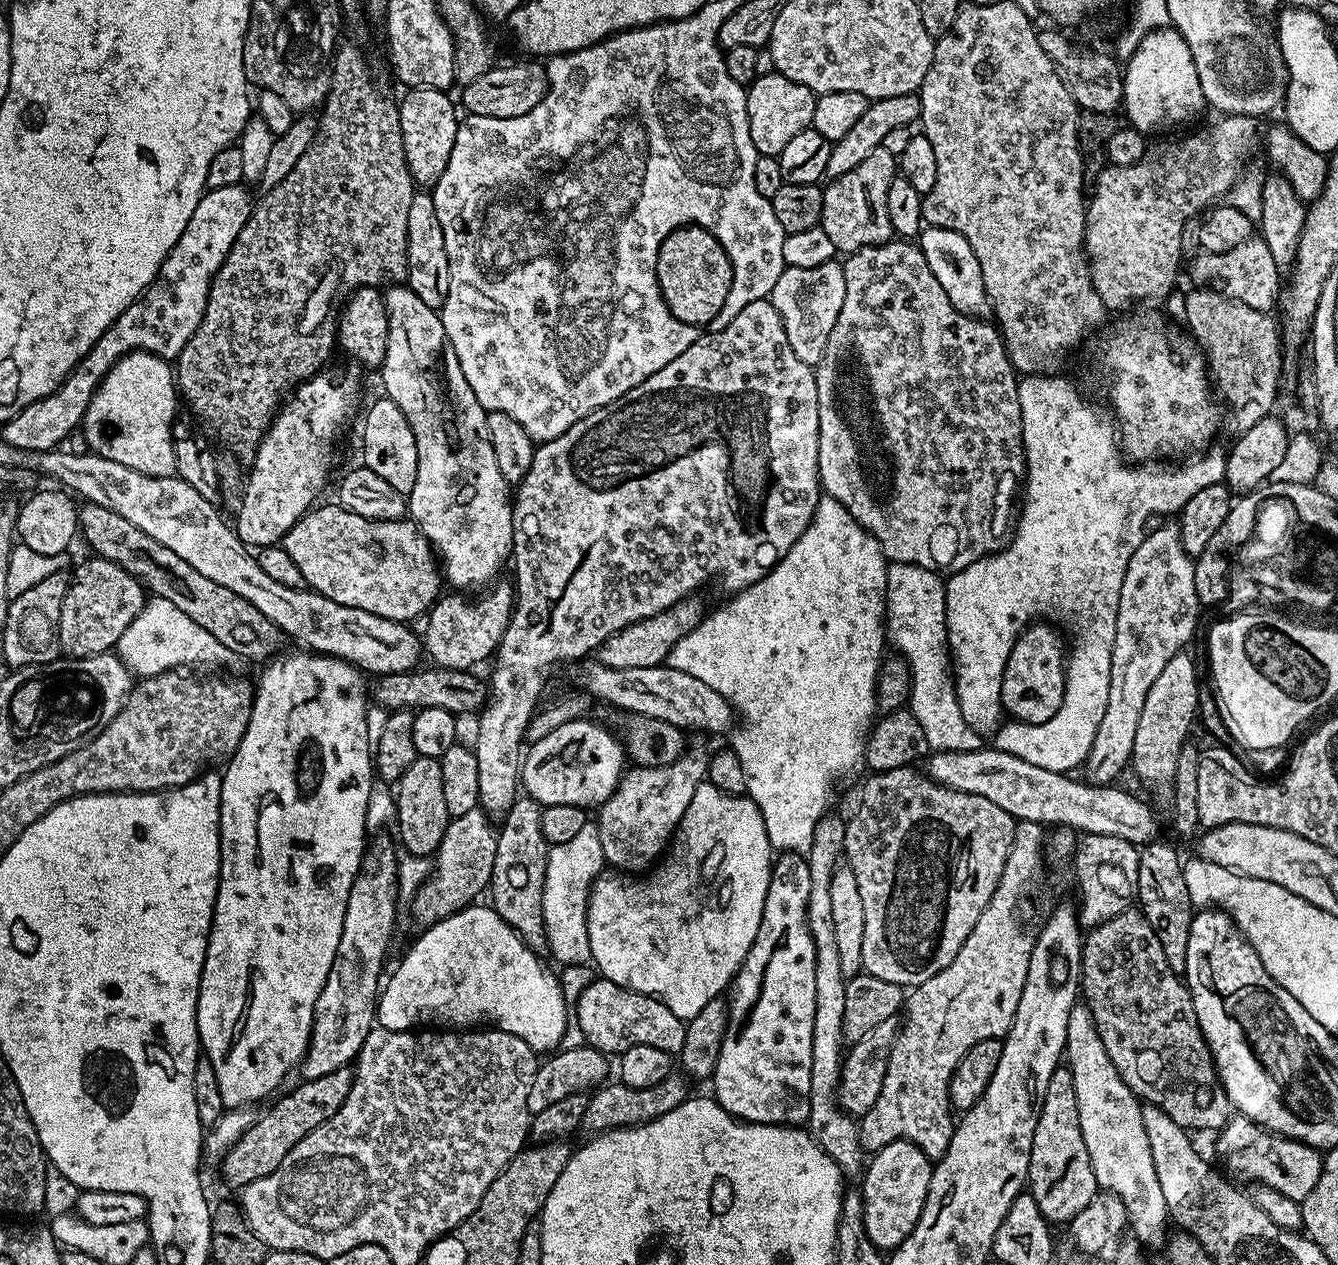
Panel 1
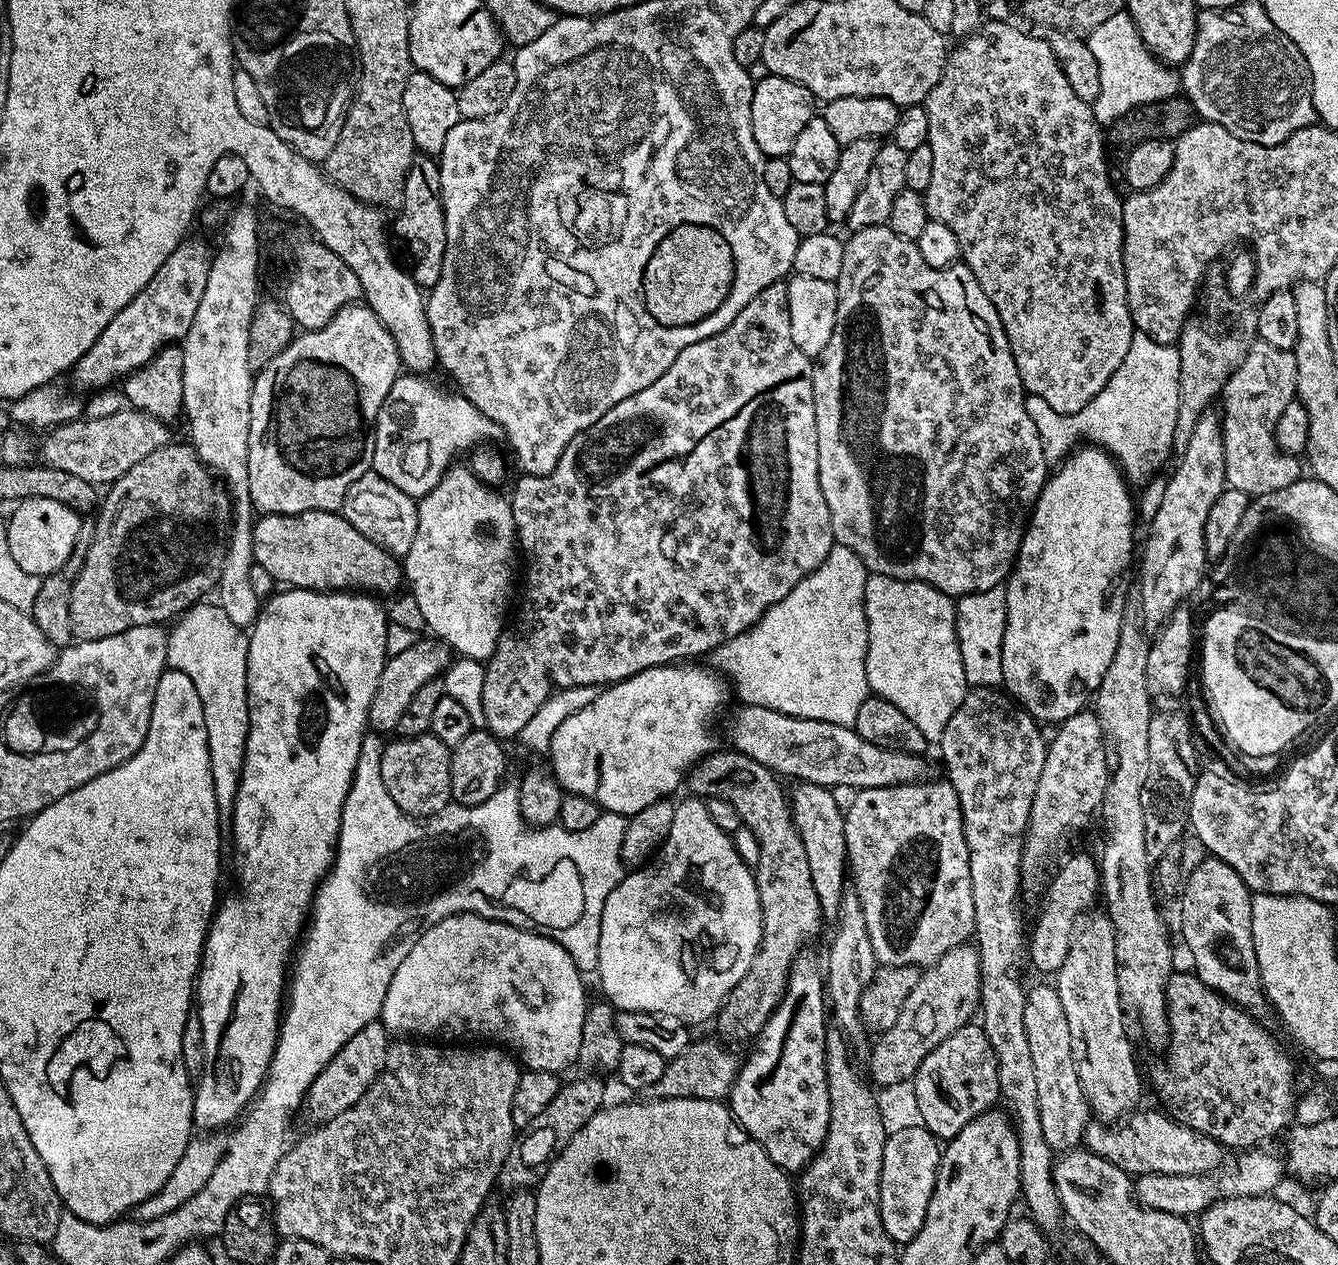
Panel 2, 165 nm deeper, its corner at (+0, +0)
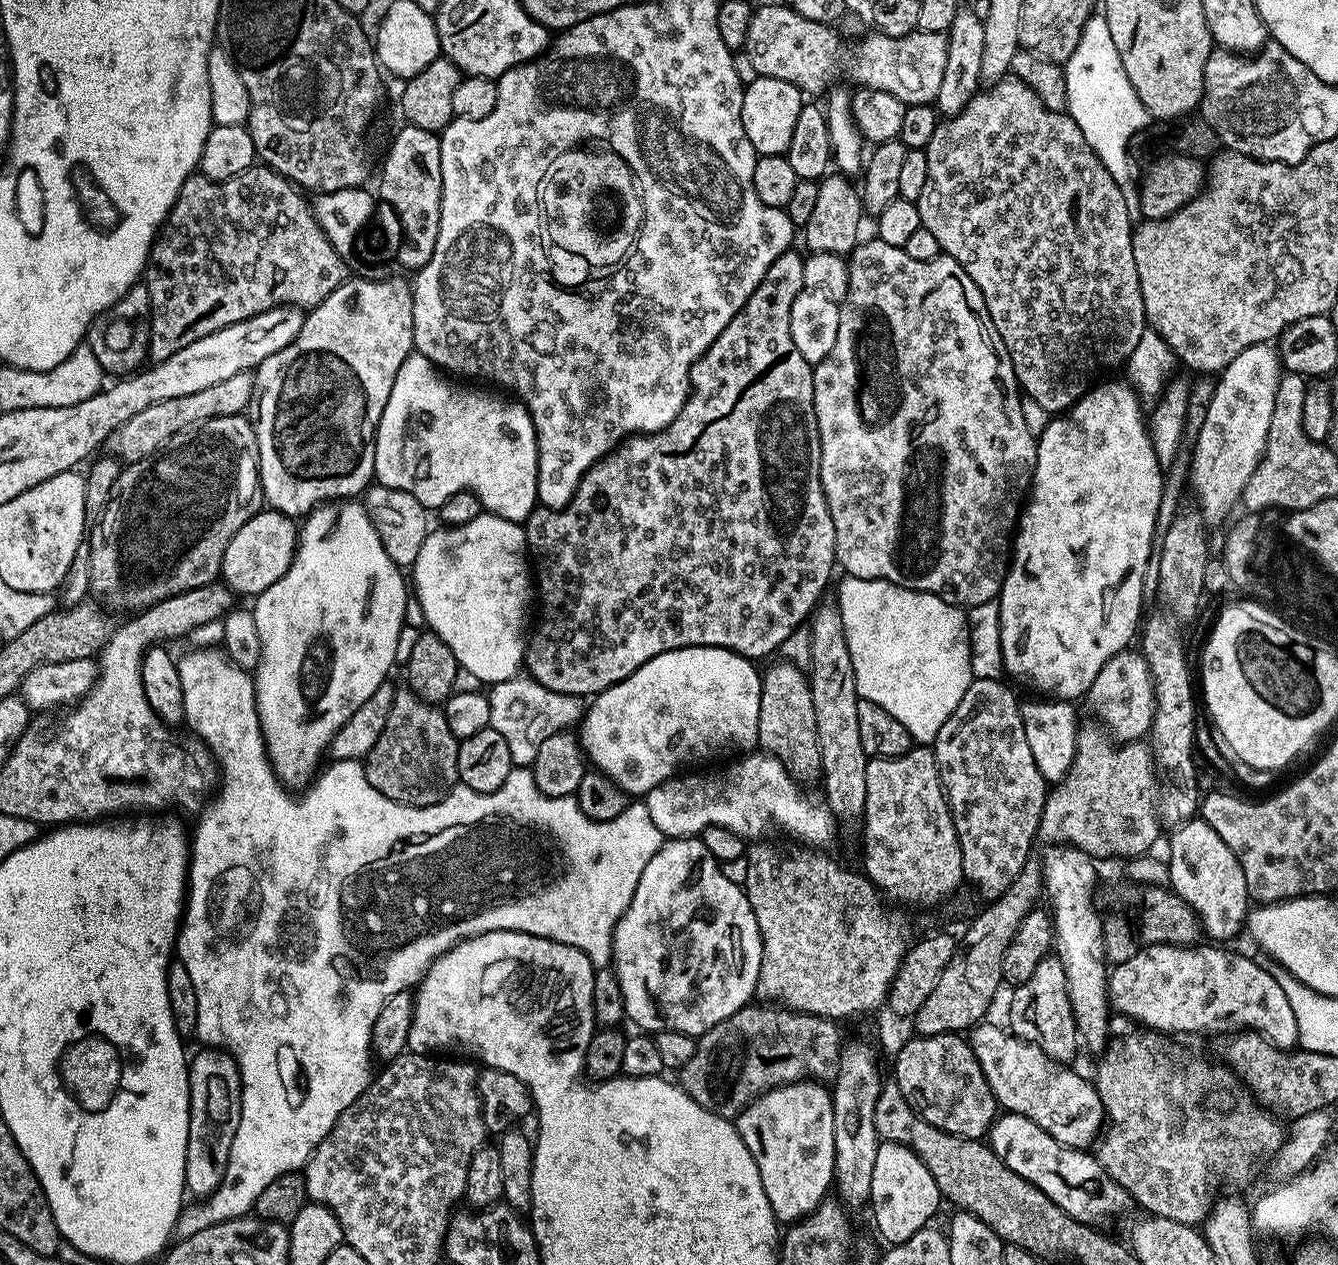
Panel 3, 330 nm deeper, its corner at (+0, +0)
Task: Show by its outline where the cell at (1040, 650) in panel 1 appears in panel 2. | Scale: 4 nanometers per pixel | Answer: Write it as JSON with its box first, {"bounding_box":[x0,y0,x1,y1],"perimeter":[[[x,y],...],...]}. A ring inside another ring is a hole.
{"bounding_box":[1002,446,1134,722],"perimeter":[[[1080,446],[1075,449],[1071,454],[1064,457],[1059,461],[1058,467],[1060,468],[1051,473],[1048,479],[1044,481],[1044,489],[1040,491],[1040,497],[1036,499],[1036,503],[1032,505],[1032,511],[1028,517],[1028,522],[1024,530],[1024,537],[1020,539],[1020,550],[1016,553],[1015,561],[1012,565],[1012,570],[1008,574],[1006,587],[1004,593],[1006,594],[1006,622],[1004,623],[1004,637],[1002,638],[1002,674],[1004,679],[1002,681],[1003,687],[1006,689],[1007,695],[1016,701],[1021,708],[1029,713],[1037,722],[1044,722],[1044,720],[1056,720],[1055,722],[1063,722],[1069,720],[1074,714],[1085,711],[1086,705],[1084,704],[1093,699],[1094,693],[1099,688],[1102,678],[1106,674],[1106,666],[1110,666],[1110,658],[1114,658],[1114,650],[1118,650],[1118,632],[1122,630],[1122,622],[1126,615],[1126,607],[1124,603],[1128,600],[1128,567],[1133,567],[1134,552],[1132,556],[1132,520],[1134,524],[1134,496],[1131,496],[1129,485],[1124,479],[1124,474],[1120,470],[1119,464],[1108,455],[1102,448],[1095,446]]]}

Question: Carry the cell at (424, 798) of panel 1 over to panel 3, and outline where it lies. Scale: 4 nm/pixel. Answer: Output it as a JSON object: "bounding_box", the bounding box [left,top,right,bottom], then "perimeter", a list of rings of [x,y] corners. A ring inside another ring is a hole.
{"bounding_box":[363,690,460,808],"perimeter":[[[397,690],[394,706],[390,706],[390,718],[386,718],[386,730],[382,730],[382,738],[374,742],[363,761],[364,777],[370,782],[370,786],[374,786],[374,790],[378,790],[378,794],[386,794],[386,798],[399,804],[409,804],[415,808],[437,804],[457,787],[459,745],[460,741],[446,722],[443,707],[427,704],[410,690]]]}

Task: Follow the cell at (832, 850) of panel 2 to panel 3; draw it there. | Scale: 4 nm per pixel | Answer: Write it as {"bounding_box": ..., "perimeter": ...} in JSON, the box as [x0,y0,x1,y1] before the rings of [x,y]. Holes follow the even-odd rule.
{"bounding_box":[758,662,820,782],"perimeter":[[[795,662],[772,664],[763,671],[762,702],[758,706],[759,747],[778,758],[795,780],[807,782],[820,776],[820,747],[814,722],[812,686],[805,669]]]}

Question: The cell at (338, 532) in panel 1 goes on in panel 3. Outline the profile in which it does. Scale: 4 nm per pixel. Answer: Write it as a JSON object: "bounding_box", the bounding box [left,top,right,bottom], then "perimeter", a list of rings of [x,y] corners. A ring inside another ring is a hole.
{"bounding_box":[220,510,298,598],"perimeter":[[[261,510],[230,538],[230,546],[226,546],[226,554],[222,558],[220,574],[223,583],[233,593],[249,598],[261,596],[278,578],[282,578],[290,570],[292,560],[296,557],[298,543],[298,524],[291,516],[275,510]]]}

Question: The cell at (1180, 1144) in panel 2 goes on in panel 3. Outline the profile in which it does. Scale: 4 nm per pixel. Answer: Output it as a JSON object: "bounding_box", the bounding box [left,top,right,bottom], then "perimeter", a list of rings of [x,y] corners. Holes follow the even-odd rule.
{"bounding_box":[970,1022,1106,1150],"perimeter":[[[981,1022],[971,1029],[970,1043],[974,1050],[974,1058],[978,1058],[978,1066],[982,1066],[982,1074],[994,1094],[997,1105],[1005,1113],[1013,1112],[1030,1118],[1030,1122],[1042,1126],[1046,1134],[1050,1134],[1055,1140],[1066,1146],[1081,1150],[1087,1149],[1101,1135],[1106,1124],[1104,1107],[1100,1101],[1100,1095],[1096,1092],[1095,1083],[1088,1081],[1087,1084],[1078,1073],[1068,1069],[1071,1067],[1052,1060],[1046,1054],[1042,1054],[1040,1048],[1028,1044],[1018,1036],[1013,1036],[1011,1031],[988,1023]]]}

